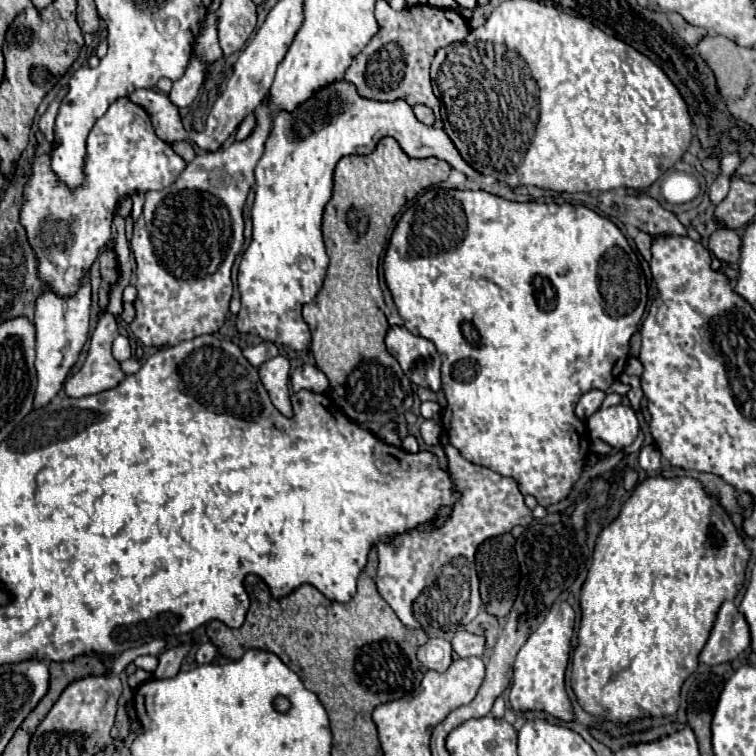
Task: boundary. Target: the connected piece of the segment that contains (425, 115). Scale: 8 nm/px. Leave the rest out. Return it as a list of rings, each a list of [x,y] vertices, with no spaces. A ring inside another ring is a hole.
[[[415,105],[415,107],[413,107],[413,113],[415,113],[415,117],[417,117],[423,125],[433,125],[433,123],[435,123],[433,111],[427,109],[425,105]]]

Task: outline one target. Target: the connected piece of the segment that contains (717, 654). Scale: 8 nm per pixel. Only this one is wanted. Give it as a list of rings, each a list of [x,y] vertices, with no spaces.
[[[725,601],[717,613],[717,621],[713,625],[711,637],[703,647],[699,661],[707,665],[719,665],[733,661],[741,651],[749,647],[749,625],[733,605],[733,601]]]

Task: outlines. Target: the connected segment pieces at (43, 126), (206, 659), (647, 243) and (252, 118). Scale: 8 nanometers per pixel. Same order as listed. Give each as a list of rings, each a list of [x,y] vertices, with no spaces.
[[[57,96],[54,103],[51,103],[45,112],[44,115],[41,116],[38,126],[41,132],[45,135],[45,138],[49,143],[54,142],[54,124],[55,118],[59,109],[59,104],[62,101],[63,96]]]
[[[203,643],[199,649],[197,649],[197,663],[215,663],[219,659],[219,651],[213,643]]]
[[[639,231],[635,235],[635,245],[637,245],[639,253],[649,261],[651,259],[651,235],[645,233],[645,231]]]
[[[251,113],[241,125],[239,125],[239,129],[235,131],[235,139],[247,139],[251,133],[253,133],[253,129],[255,129],[255,125],[257,125],[257,115],[255,113]]]

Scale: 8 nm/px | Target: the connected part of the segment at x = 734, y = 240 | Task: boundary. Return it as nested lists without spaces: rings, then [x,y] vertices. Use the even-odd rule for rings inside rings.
[[[717,229],[709,237],[709,249],[725,263],[737,263],[741,257],[741,237],[733,229]]]

